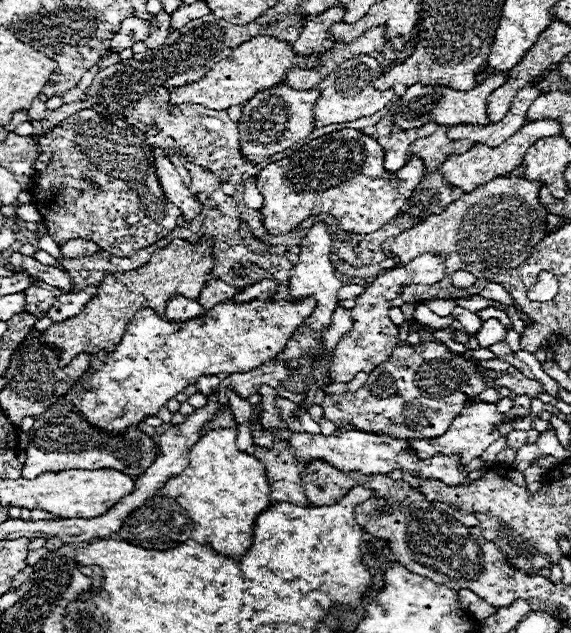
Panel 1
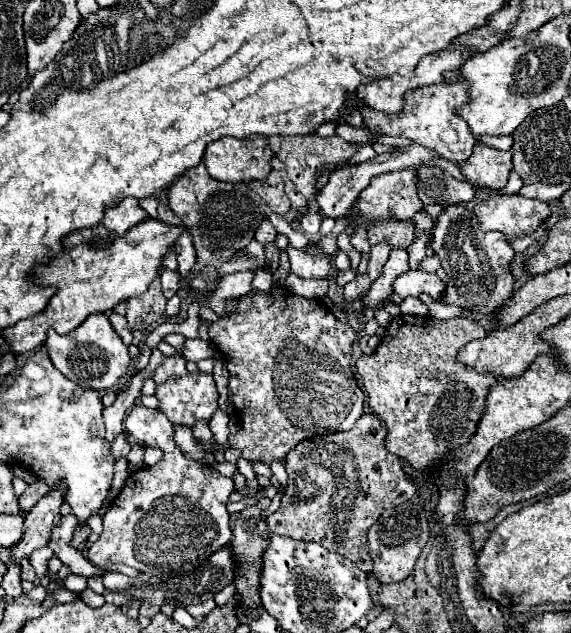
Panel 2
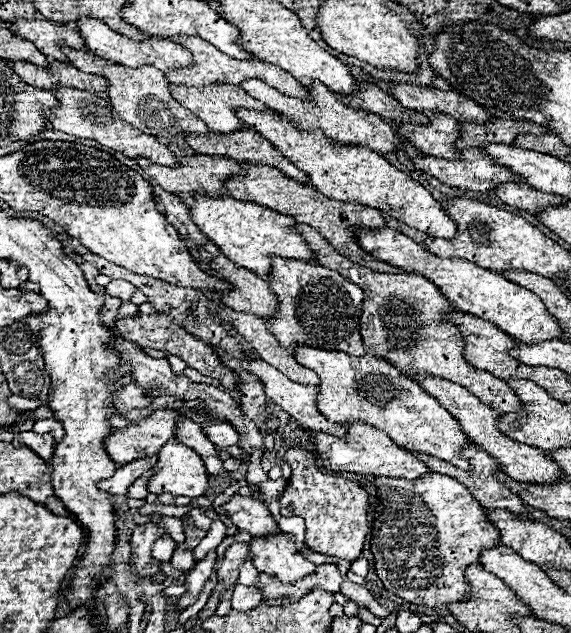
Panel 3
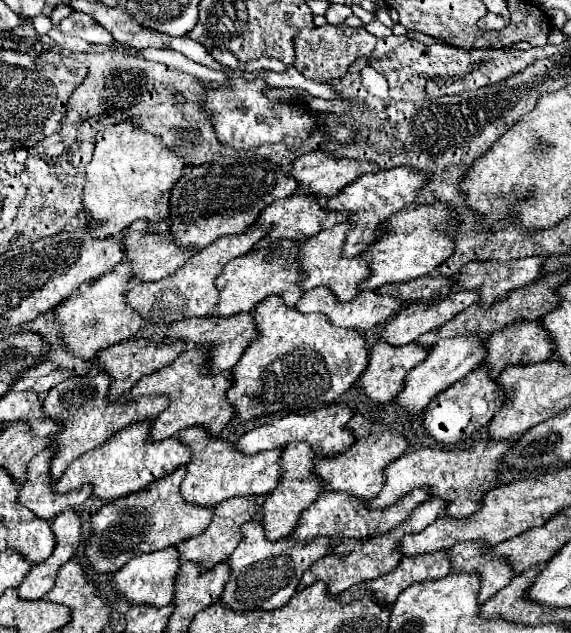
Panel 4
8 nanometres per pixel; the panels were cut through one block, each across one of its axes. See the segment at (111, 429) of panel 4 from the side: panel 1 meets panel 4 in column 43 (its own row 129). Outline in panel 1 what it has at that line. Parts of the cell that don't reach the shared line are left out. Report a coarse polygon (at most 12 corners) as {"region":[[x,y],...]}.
{"region":[[488,76],[472,90],[414,84],[400,98],[402,130],[490,124],[488,96],[508,80]]}

